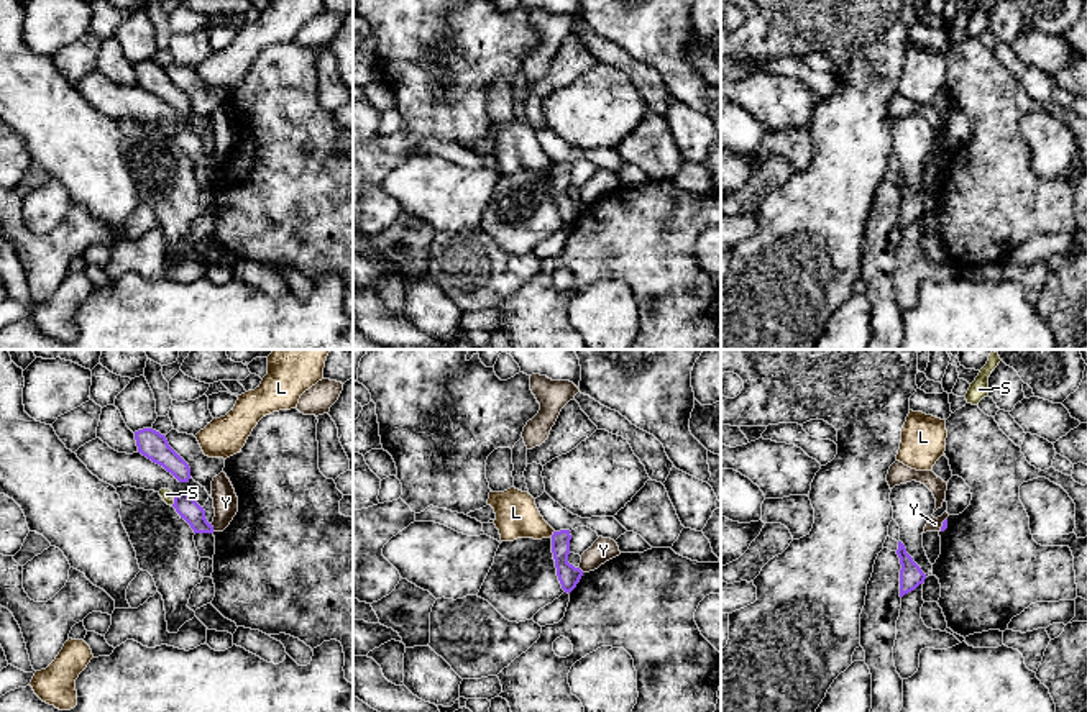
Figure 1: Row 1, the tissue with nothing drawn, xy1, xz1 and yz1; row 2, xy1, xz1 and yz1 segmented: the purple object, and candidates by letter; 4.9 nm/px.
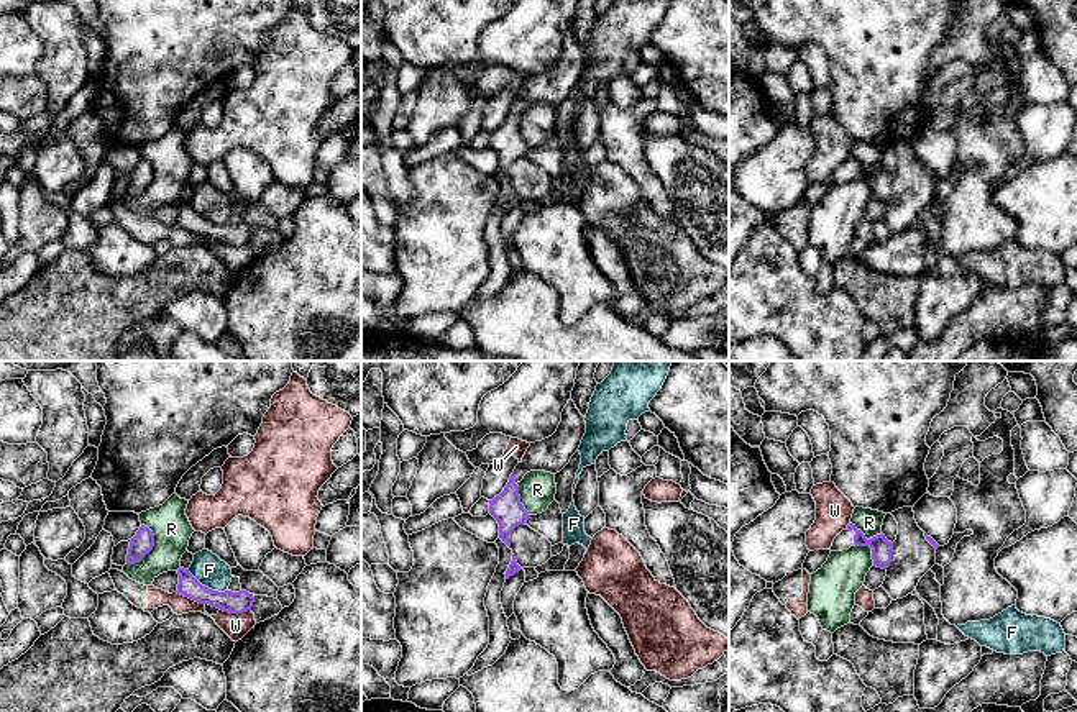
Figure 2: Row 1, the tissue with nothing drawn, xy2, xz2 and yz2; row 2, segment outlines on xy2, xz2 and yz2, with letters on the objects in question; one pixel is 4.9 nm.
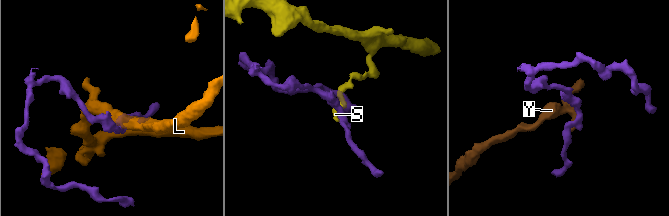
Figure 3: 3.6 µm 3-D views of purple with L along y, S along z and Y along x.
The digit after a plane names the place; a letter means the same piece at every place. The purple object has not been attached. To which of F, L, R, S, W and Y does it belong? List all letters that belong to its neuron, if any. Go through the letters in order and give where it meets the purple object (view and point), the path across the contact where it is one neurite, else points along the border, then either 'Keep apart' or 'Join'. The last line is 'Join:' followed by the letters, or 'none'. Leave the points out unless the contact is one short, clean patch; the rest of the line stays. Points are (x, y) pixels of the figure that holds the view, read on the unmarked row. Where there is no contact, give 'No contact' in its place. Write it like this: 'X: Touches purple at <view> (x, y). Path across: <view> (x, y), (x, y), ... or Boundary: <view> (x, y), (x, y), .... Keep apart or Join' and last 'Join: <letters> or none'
F: Touches purple at xy2 (207, 220). Boundary: xy2 (187, 202), (202, 217), (227, 223). Keep apart
L: Touches purple at xz1 (554, 166). Keep apart
R: Touches purple at xy2 (151, 181). Boundary: xy2 (143, 156), (153, 168), (153, 179), (140, 192), (127, 197). Keep apart
S: Touches purple at xy1 (174, 133). Boundary: xy1 (174, 128), (171, 138). Keep apart
W: Touches purple at xy2 (235, 245). Keep apart
Y: Touches purple at xy1 (212, 159). Boundary: xy1 (210, 156), (214, 163). Keep apart
Join: none

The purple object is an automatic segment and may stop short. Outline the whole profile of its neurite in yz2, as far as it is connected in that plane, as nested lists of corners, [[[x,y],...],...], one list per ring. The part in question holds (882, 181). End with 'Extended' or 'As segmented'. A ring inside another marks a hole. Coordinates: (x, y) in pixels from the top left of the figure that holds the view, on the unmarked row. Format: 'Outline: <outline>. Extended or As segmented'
Outline: [[[849,156],[846,162],[842,162],[831,179],[831,184],[849,182],[850,179],[870,179],[873,199],[887,202],[891,195],[893,176],[885,171],[885,167],[877,167],[870,172],[855,161],[855,157]]]. Extended

